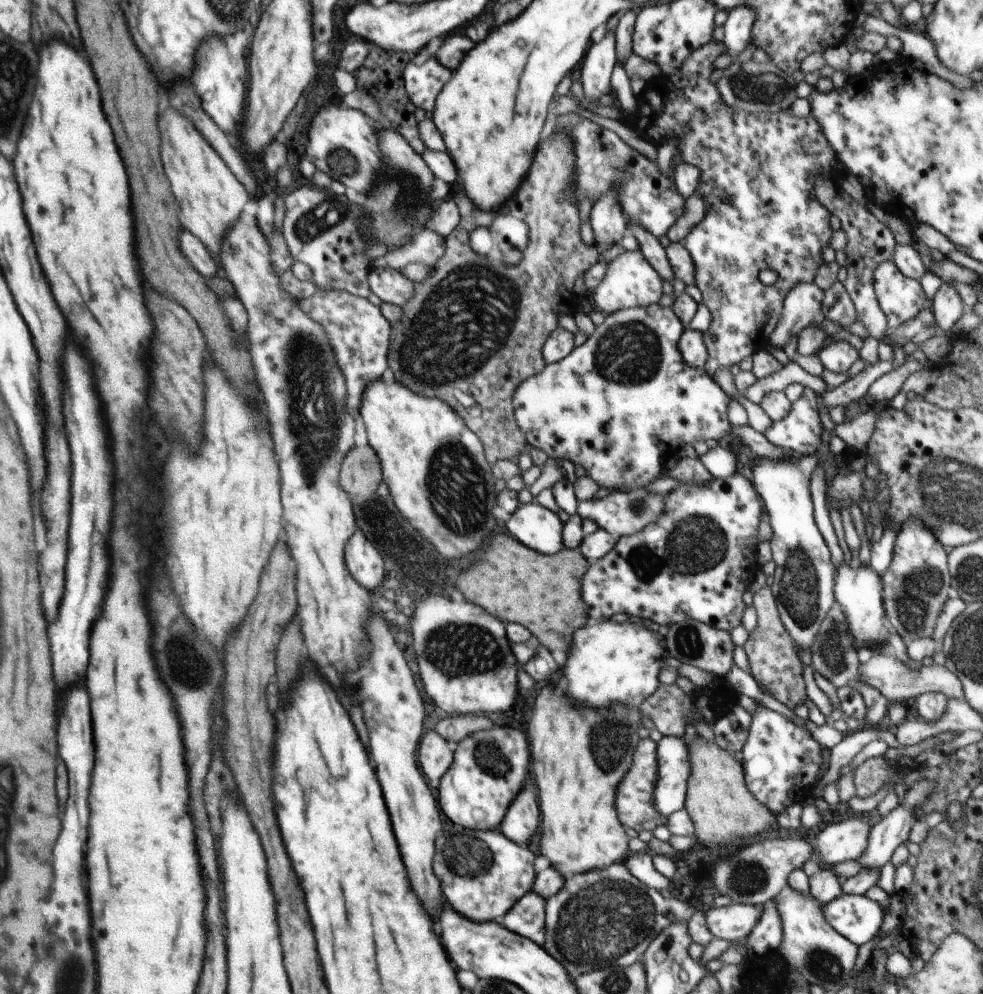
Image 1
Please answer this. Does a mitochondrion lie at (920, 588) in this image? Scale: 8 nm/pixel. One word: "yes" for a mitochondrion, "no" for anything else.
yes

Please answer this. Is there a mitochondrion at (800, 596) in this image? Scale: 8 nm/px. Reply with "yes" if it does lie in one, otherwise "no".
yes

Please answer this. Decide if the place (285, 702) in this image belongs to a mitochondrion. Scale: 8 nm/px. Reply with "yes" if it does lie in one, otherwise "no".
no

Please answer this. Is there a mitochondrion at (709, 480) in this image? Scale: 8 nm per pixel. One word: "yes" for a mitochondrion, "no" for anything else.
no

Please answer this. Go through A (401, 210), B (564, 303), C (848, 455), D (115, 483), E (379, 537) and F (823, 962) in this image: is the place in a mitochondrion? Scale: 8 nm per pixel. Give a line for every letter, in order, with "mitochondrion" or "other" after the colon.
A: mitochondrion
B: other
C: other
D: other
E: other
F: mitochondrion

